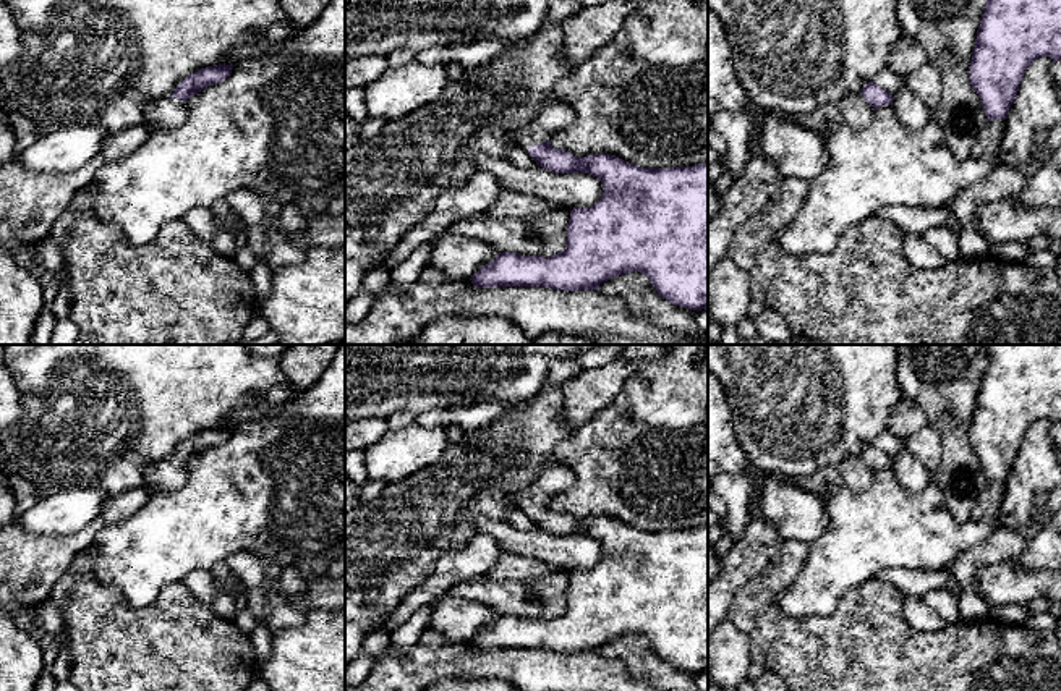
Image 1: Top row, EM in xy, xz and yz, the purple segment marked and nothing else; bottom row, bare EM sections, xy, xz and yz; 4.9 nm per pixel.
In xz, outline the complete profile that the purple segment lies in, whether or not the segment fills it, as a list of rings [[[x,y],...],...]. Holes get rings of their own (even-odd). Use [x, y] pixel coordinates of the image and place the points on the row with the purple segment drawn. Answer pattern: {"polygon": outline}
{"polygon": [[[548,104],[539,115],[513,133],[513,146],[525,147],[539,167],[552,173],[590,173],[603,186],[603,197],[590,207],[570,210],[565,249],[559,254],[522,256],[499,252],[470,280],[479,288],[544,286],[551,290],[598,290],[612,277],[640,272],[669,303],[693,311],[708,309],[708,162],[693,167],[643,168],[609,154],[575,157],[549,144],[575,113]]]}

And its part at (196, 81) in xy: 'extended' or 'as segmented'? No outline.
extended

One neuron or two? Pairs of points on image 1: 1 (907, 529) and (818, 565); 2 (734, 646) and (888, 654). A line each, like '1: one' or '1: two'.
1: one
2: two

